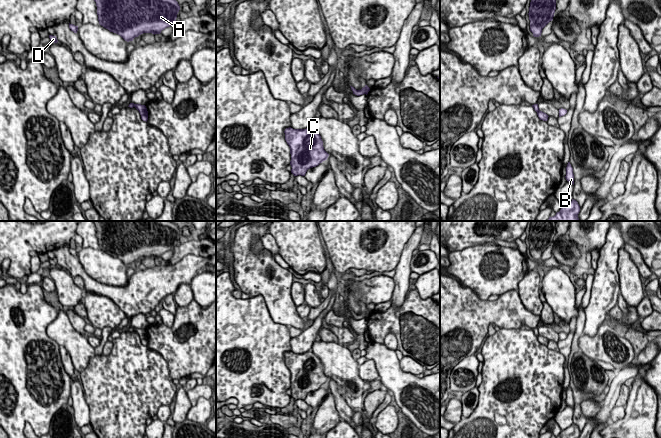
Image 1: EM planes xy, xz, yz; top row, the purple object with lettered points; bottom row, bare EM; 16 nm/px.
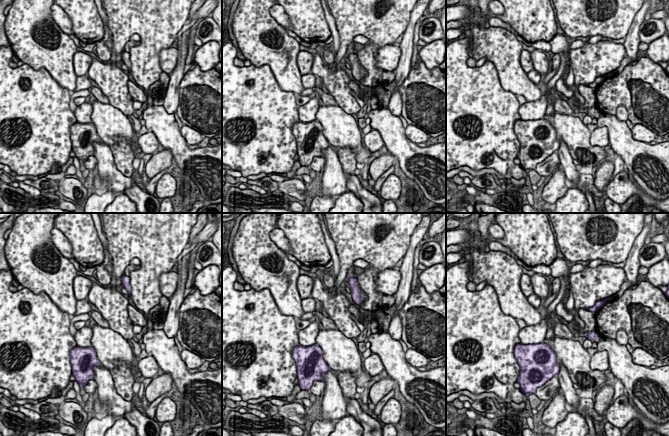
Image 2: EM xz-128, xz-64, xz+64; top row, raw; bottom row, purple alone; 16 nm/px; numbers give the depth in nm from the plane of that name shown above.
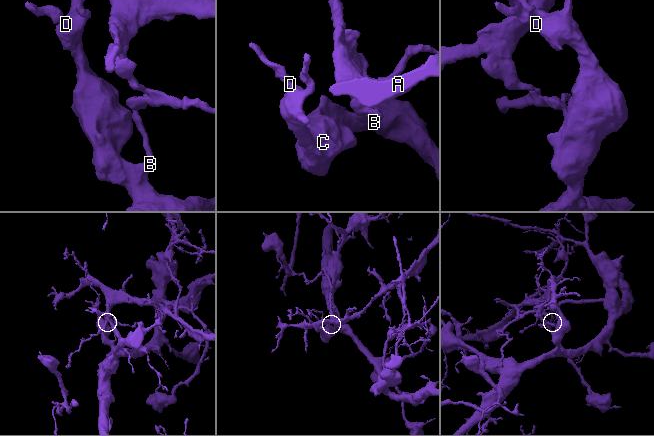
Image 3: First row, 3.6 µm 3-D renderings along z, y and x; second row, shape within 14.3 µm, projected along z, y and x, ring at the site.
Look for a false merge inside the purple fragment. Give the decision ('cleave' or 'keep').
cleave

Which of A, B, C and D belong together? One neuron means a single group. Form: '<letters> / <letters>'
A / B C D

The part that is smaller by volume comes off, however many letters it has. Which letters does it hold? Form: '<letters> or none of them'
A

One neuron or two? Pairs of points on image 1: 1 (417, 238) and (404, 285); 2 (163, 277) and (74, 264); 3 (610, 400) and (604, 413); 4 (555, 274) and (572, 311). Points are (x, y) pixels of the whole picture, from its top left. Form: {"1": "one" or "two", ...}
{"1": "one", "2": "one", "3": "one", "4": "one"}

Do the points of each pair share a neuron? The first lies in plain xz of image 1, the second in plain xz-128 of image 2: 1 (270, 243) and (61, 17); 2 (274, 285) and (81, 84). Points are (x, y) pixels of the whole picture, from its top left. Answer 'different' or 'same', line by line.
1: same
2: different

